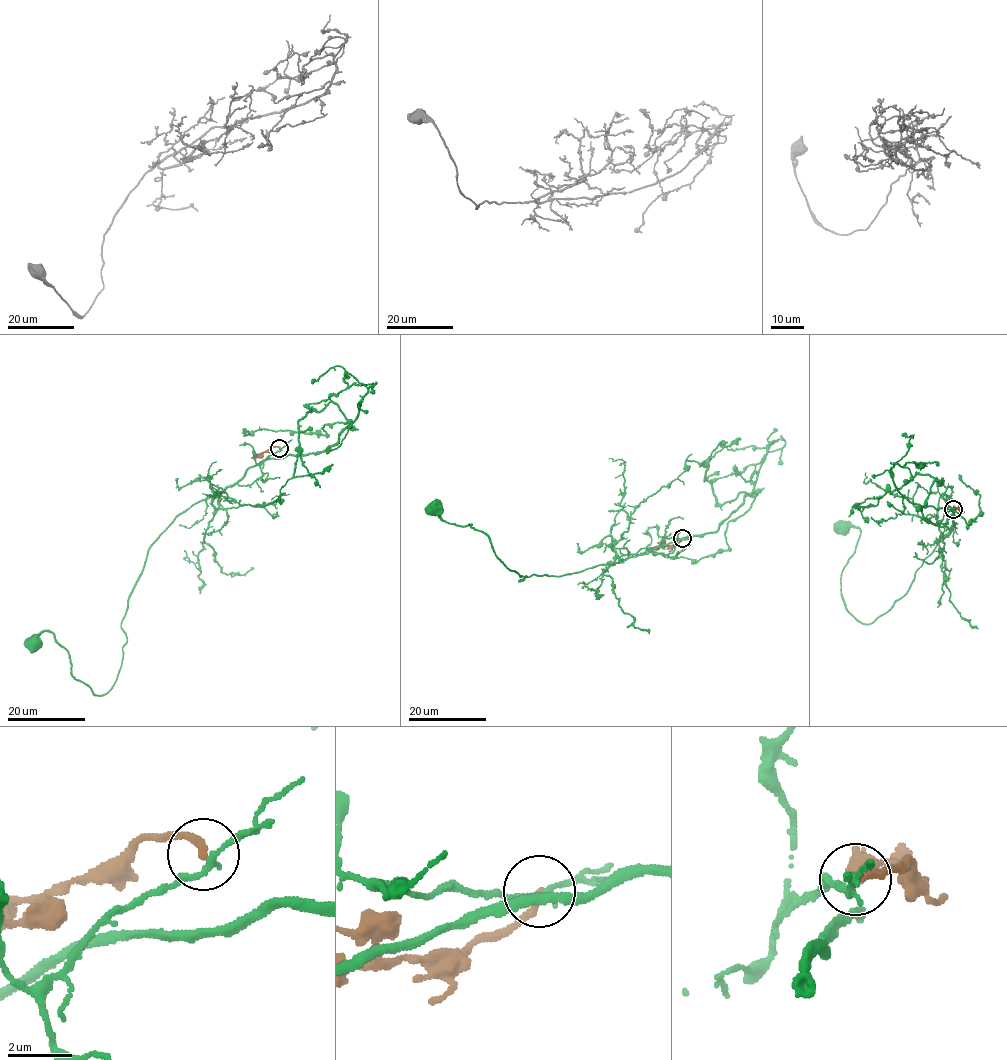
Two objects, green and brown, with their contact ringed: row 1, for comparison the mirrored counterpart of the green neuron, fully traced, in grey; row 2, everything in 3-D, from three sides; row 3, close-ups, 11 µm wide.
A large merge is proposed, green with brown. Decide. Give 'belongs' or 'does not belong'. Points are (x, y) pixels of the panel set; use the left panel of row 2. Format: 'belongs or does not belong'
does not belong

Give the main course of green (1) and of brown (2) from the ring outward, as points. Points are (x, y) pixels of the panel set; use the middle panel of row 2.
1: (682, 538), (665, 537), (617, 563), (518, 581), (524, 577), (499, 559), (484, 533), (446, 522), (435, 508)
2: (682, 538), (674, 544), (653, 549)

